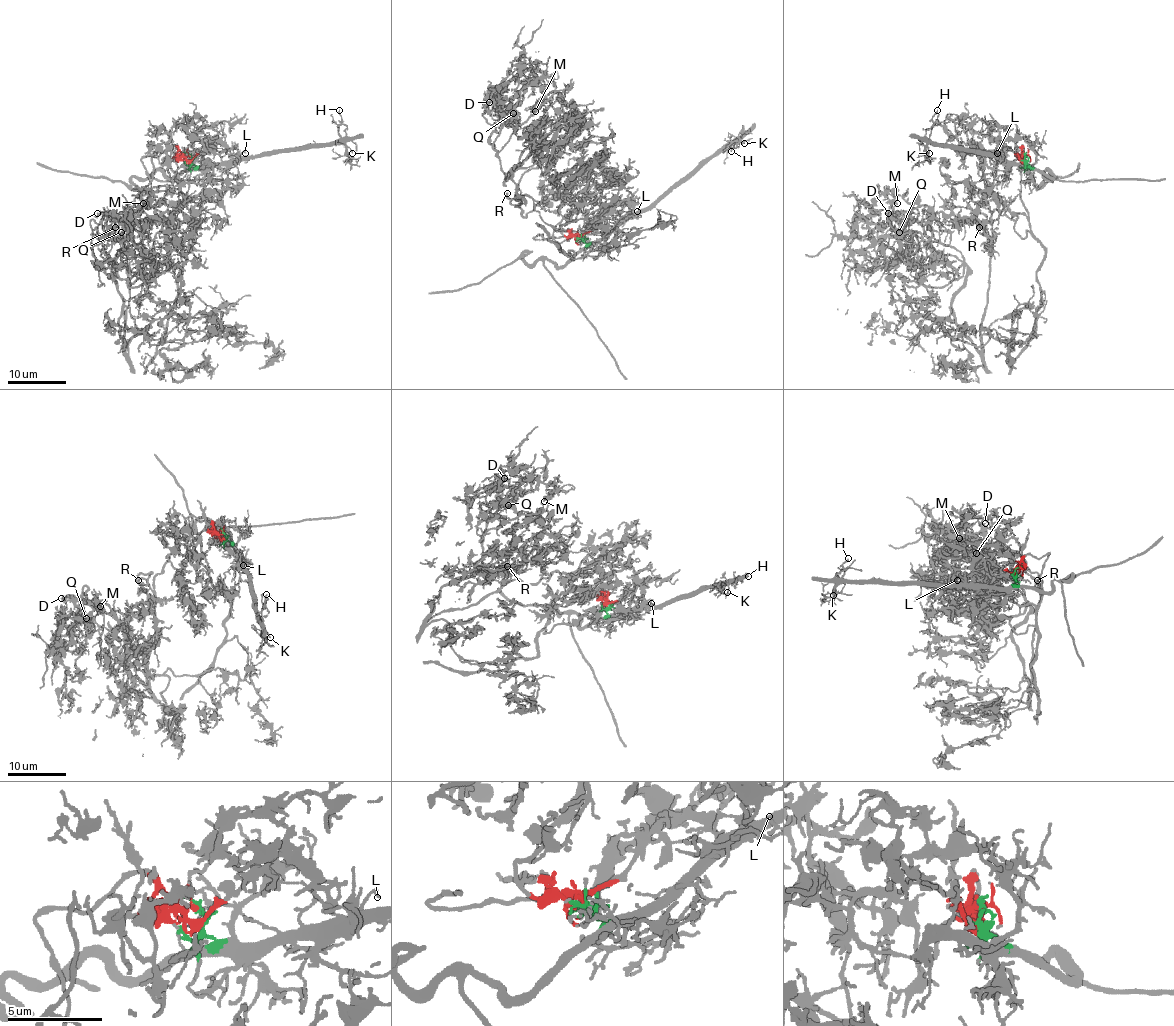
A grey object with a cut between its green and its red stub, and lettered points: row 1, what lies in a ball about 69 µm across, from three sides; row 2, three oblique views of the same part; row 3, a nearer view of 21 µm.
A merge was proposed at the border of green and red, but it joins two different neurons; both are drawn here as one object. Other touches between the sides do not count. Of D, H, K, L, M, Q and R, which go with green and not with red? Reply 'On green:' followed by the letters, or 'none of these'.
On green: H, K, L

